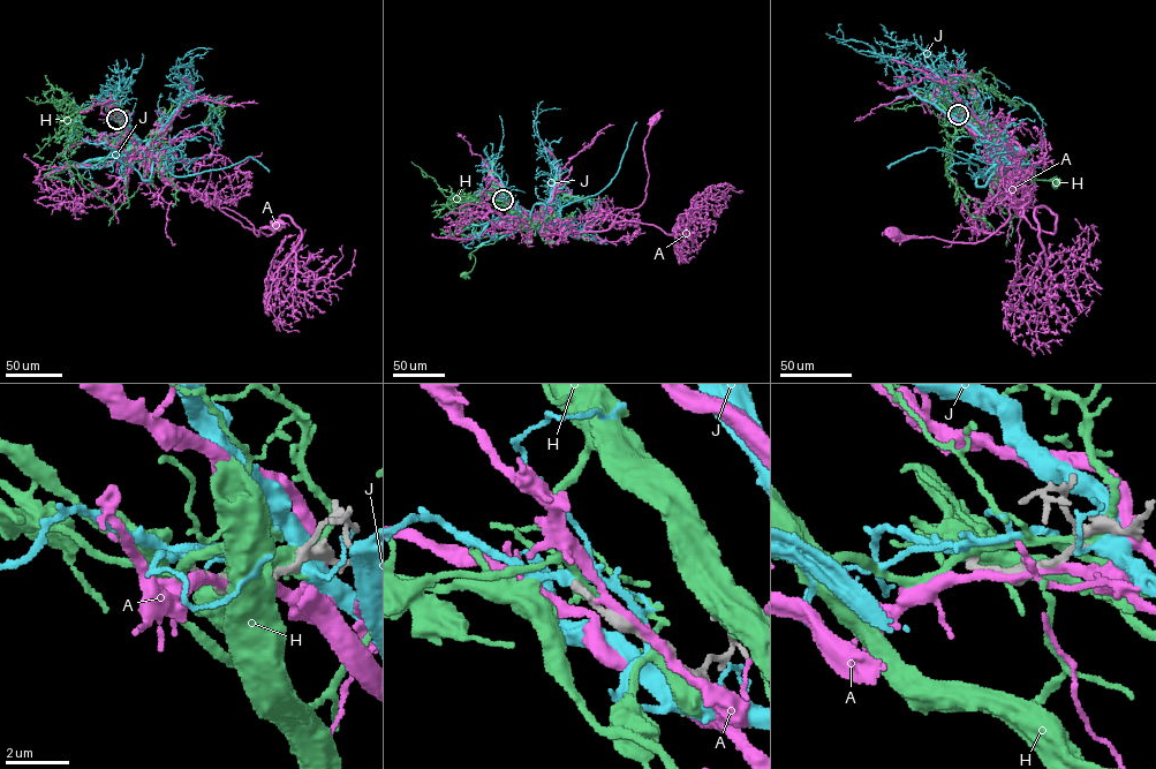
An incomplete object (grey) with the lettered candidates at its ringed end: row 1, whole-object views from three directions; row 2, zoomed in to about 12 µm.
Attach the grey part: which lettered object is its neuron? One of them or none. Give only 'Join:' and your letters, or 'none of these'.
Join: none of these

